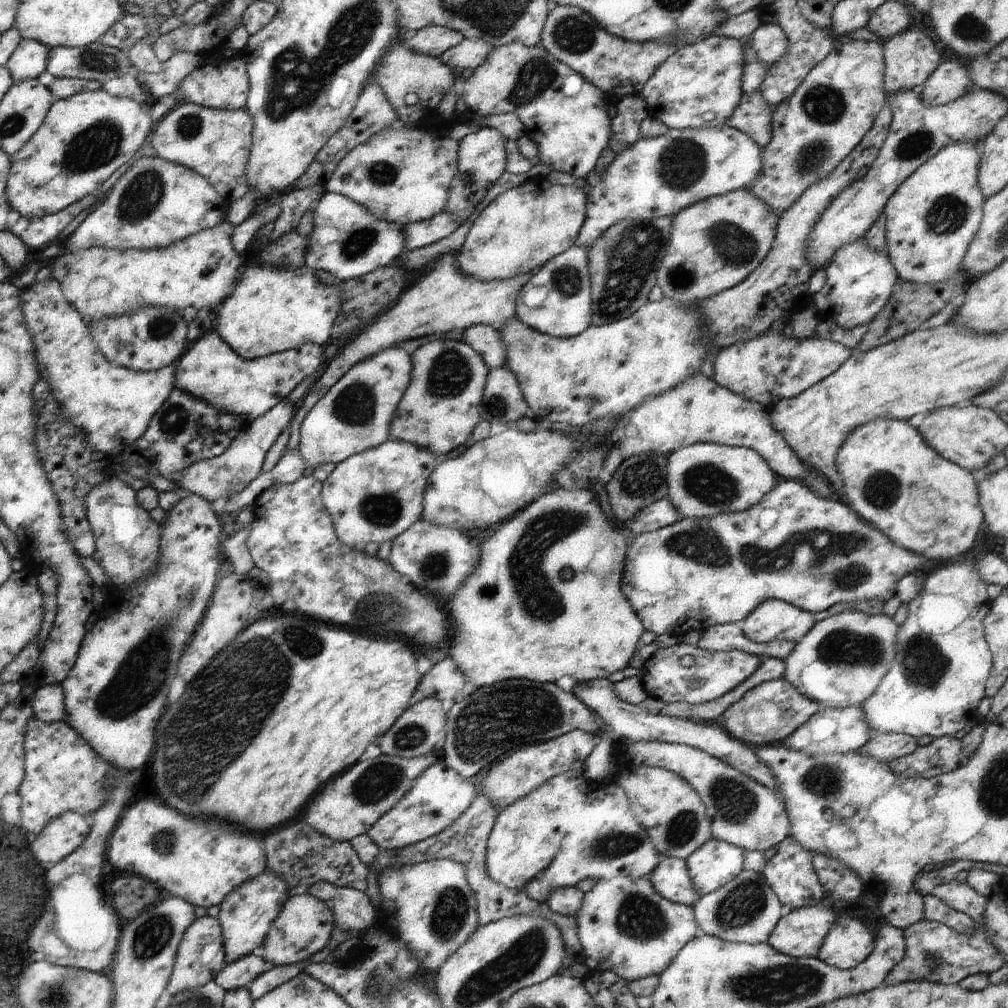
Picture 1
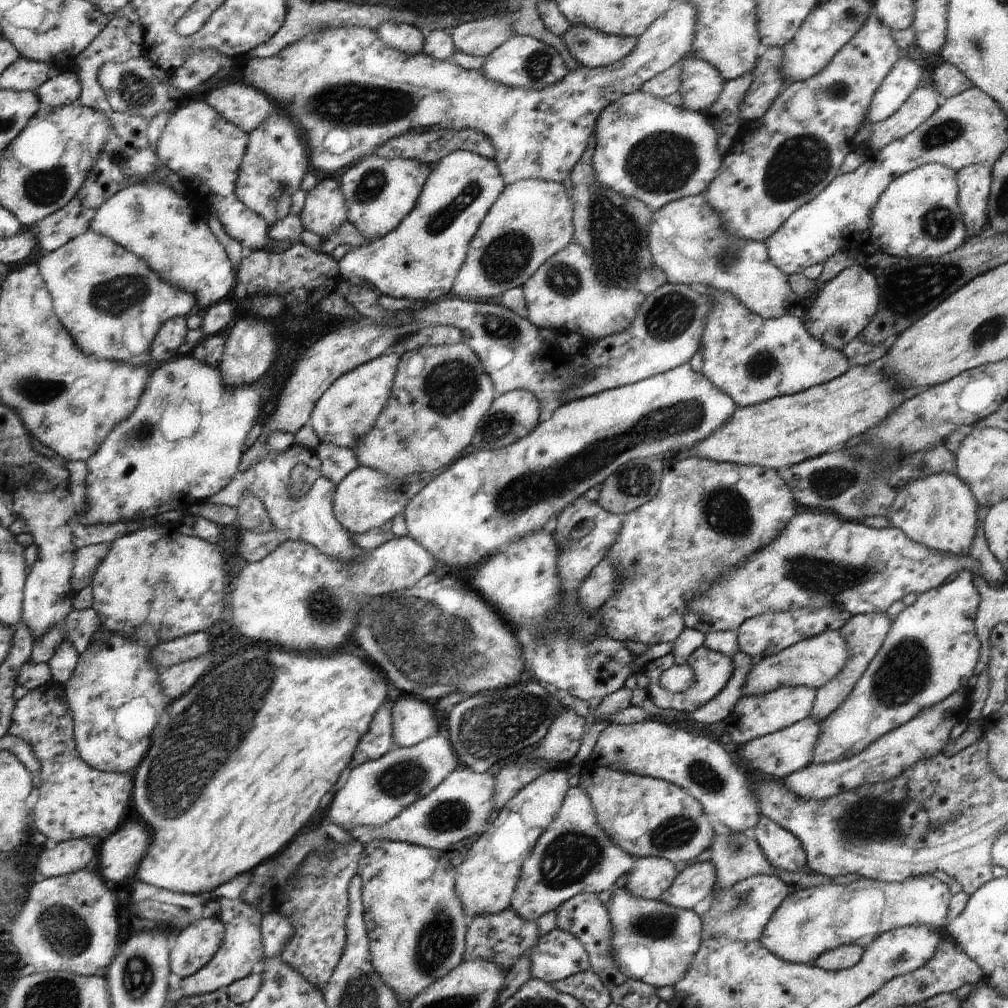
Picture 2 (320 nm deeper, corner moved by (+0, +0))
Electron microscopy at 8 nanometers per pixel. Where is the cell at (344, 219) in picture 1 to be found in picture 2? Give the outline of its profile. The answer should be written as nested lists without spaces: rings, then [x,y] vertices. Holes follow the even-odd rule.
[[[326,177],[307,192],[299,219],[304,230],[325,237],[347,220],[347,208],[337,179]]]

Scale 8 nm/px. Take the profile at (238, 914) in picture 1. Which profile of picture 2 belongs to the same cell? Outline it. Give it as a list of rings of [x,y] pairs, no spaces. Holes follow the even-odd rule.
[[[220,897],[216,899],[220,902],[221,911],[219,919],[225,926],[225,937],[218,953],[212,956],[200,971],[185,980],[178,980],[180,994],[192,994],[192,997],[215,992],[220,988],[226,988],[233,982],[243,979],[257,971],[262,958],[264,957],[263,940],[260,930],[262,912],[258,908],[246,904],[240,897],[227,899]]]

